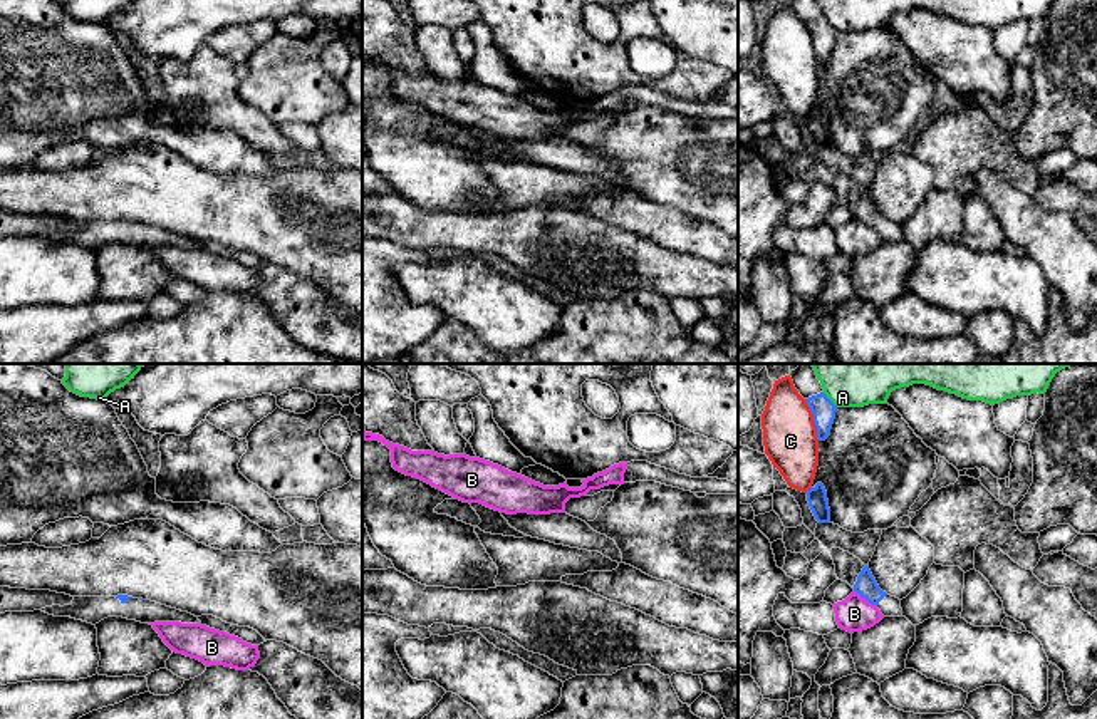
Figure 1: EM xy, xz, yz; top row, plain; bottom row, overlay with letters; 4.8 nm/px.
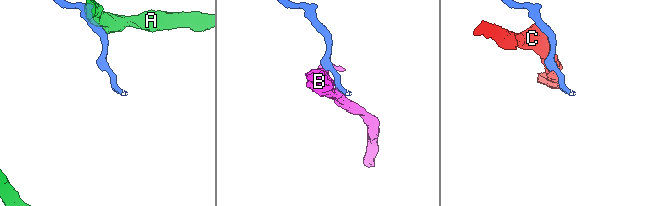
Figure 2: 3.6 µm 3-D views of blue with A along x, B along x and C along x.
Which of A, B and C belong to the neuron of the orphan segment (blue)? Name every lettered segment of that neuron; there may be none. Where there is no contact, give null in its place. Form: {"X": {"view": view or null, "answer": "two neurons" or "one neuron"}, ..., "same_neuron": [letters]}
{"A": {"view": "yz", "answer": "two neurons"}, "B": {"view": "yz", "answer": "two neurons"}, "C": {"view": "yz", "answer": "two neurons"}, "same_neuron": []}

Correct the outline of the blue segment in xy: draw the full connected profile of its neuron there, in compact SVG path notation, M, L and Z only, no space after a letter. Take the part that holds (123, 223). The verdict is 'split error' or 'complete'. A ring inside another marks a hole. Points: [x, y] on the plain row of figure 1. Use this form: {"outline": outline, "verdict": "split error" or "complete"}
{"outline": "M127 220L117 221L74 221L70 230L52 230L42 236L54 241L70 241L87 248L99 248L107 241L122 241L141 248L181 246L201 248L198 241L151 225L139 225Z", "verdict": "split error"}

